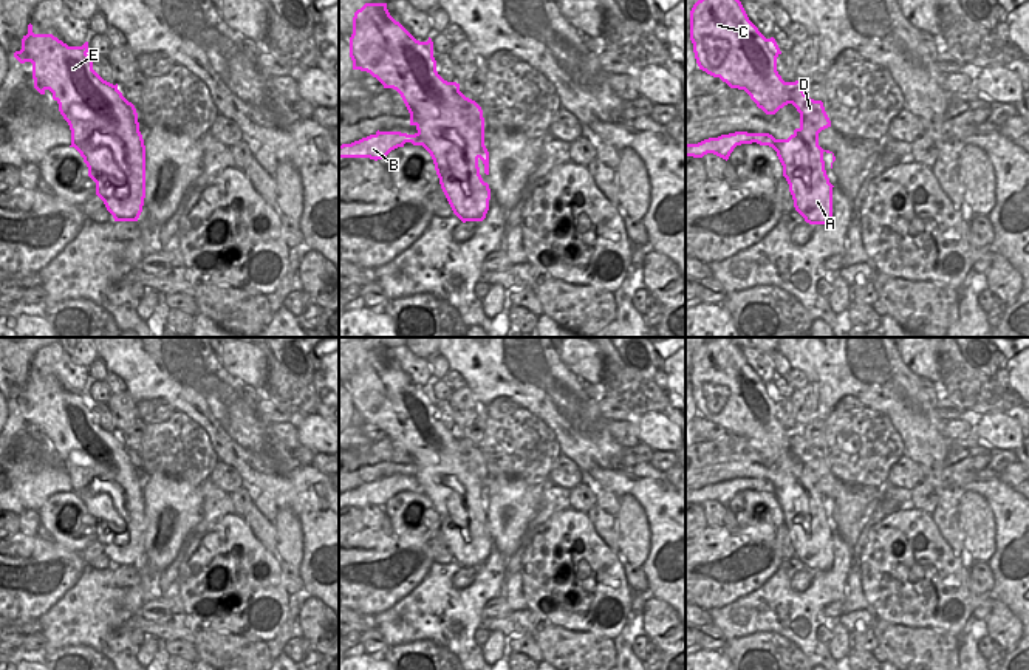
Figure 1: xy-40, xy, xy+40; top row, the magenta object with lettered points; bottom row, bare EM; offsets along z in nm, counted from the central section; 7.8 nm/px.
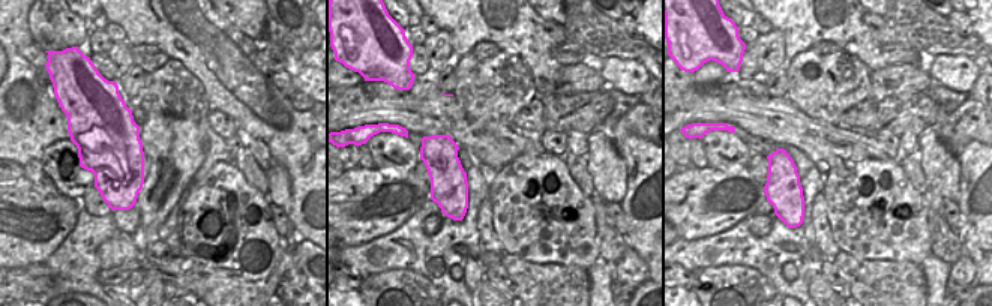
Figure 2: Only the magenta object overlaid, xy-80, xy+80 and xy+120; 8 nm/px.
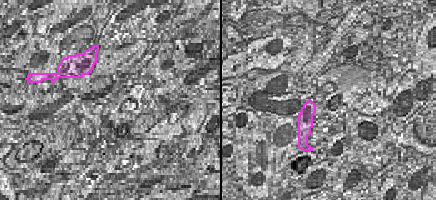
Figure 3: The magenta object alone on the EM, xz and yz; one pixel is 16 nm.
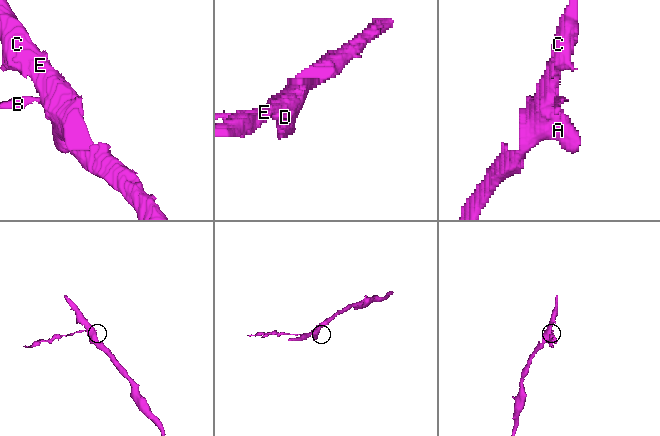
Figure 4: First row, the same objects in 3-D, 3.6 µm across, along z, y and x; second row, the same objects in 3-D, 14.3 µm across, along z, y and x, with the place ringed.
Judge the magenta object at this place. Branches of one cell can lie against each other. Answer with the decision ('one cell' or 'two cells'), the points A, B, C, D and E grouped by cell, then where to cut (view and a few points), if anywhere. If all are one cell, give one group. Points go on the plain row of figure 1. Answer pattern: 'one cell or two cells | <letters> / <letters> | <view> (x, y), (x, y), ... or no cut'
two cells | A C D E / B | xy (418, 478), (423, 483), (423, 491)

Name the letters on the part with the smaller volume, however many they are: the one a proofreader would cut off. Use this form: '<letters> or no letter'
B.

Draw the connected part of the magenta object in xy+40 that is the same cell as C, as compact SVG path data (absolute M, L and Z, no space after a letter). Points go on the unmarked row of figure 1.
M709 337L706 344L703 344L701 347L698 347L692 357L690 357L690 387L693 390L693 399L695 399L695 405L696 405L696 410L699 413L699 416L706 418L707 421L713 422L713 424L720 424L723 429L726 429L730 435L738 435L738 436L744 436L750 446L757 450L758 455L761 455L766 461L775 461L780 455L783 455L785 452L788 450L792 450L797 458L800 460L800 473L794 477L794 480L788 484L788 486L775 486L772 481L769 481L774 487L772 494L775 498L777 498L777 503L783 512L783 523L786 525L788 531L789 531L789 538L792 542L792 546L794 546L794 554L795 557L805 565L806 569L809 571L829 571L831 566L832 566L832 531L829 529L829 525L826 521L826 517L825 517L825 508L823 508L823 500L831 500L832 501L832 509L836 508L836 503L832 498L829 497L823 497L820 492L819 492L819 480L828 473L831 473L831 467L825 458L825 453L823 453L823 449L822 447L814 447L811 444L808 444L802 435L803 432L803 426L798 424L795 429L785 429L781 426L781 422L778 421L777 418L777 404L781 401L777 388L774 384L771 385L766 385L760 378L758 374L749 367L741 348L733 342L732 337Z

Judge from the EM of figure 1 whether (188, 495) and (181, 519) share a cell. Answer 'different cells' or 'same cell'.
same cell

